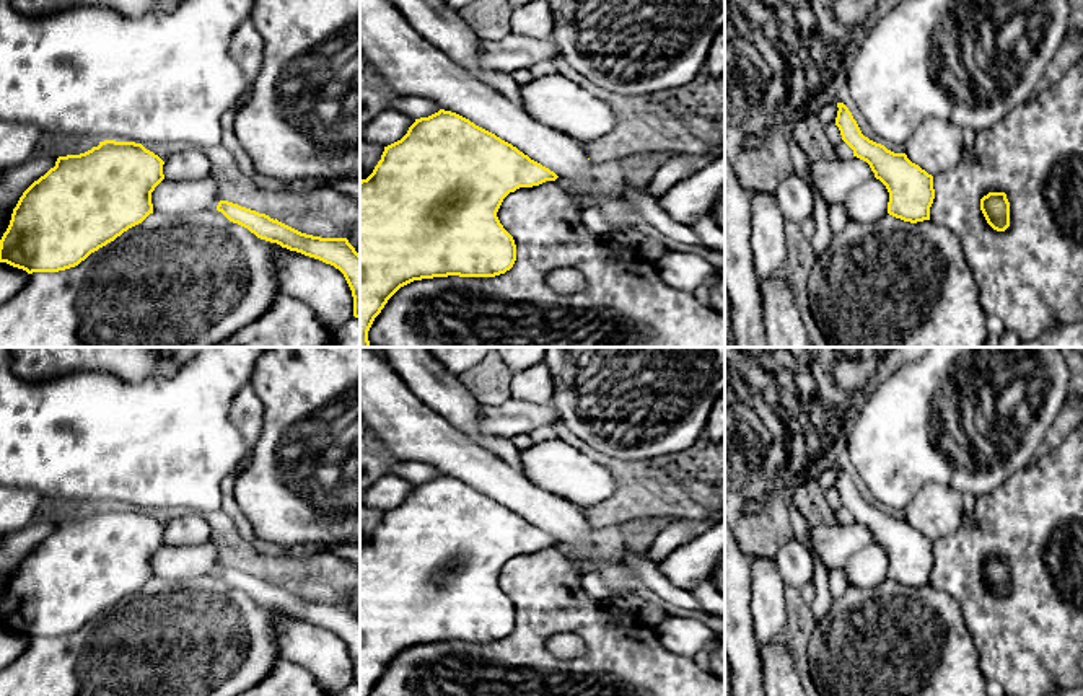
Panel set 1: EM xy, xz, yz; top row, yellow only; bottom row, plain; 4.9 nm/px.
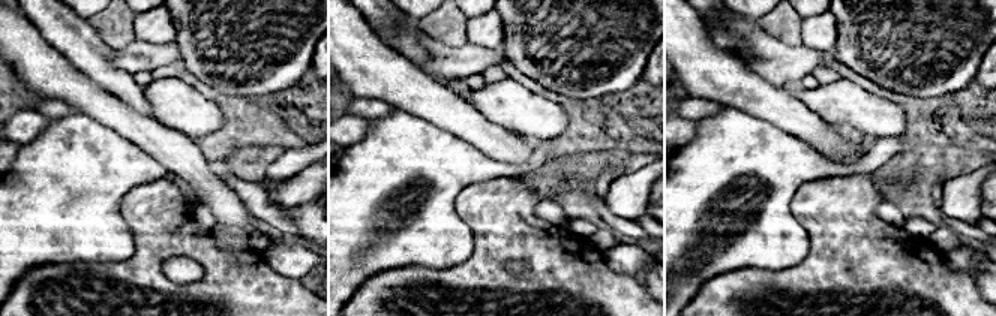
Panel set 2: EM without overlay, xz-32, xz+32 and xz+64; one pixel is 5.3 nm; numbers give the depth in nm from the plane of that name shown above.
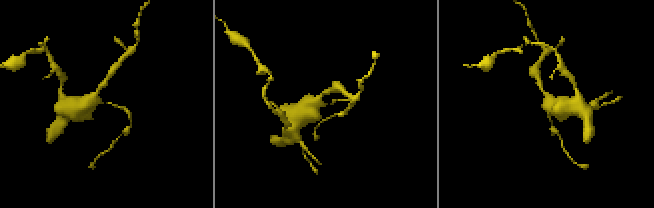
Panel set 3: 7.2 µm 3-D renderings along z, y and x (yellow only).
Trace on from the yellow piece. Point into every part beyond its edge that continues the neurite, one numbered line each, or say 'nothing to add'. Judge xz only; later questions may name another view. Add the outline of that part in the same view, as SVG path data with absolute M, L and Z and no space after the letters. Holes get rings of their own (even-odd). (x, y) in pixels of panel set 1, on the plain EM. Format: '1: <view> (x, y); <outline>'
nothing to add

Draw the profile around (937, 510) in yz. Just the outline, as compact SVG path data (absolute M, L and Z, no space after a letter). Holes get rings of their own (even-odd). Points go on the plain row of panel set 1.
M938 482L923 484L904 509L907 523L935 541L961 528L966 509L962 494Z

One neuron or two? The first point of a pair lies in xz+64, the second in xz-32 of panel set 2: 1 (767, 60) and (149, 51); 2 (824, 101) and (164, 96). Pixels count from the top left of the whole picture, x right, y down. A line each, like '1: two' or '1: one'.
1: one
2: one

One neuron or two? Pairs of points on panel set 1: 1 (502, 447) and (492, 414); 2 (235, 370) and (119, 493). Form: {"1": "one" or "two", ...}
{"1": "two", "2": "one"}

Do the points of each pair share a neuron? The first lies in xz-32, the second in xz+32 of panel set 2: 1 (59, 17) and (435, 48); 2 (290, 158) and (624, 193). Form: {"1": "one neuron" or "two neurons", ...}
{"1": "two neurons", "2": "two neurons"}

